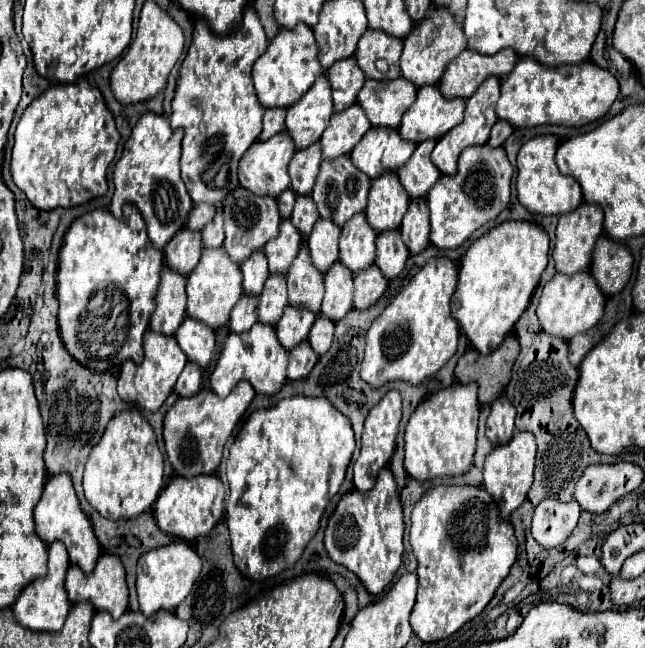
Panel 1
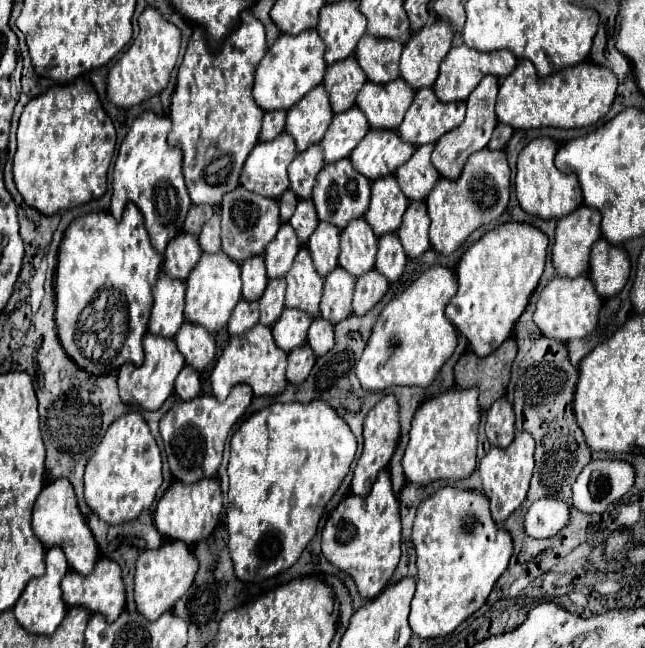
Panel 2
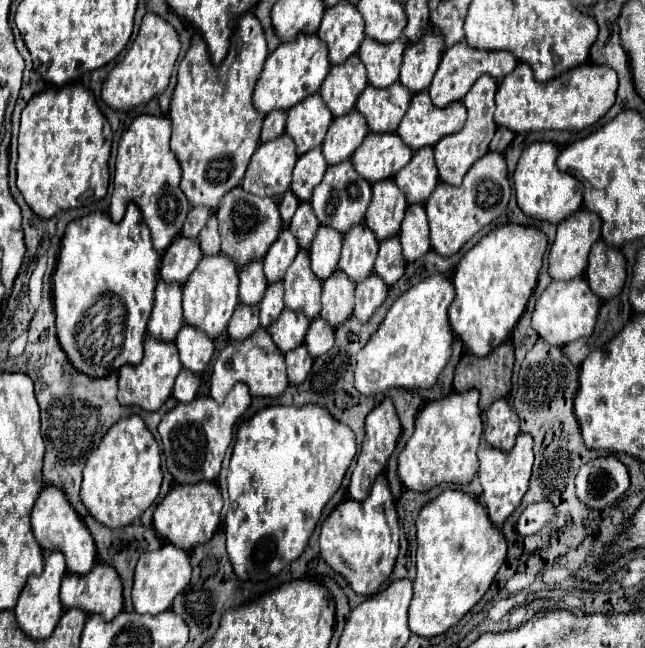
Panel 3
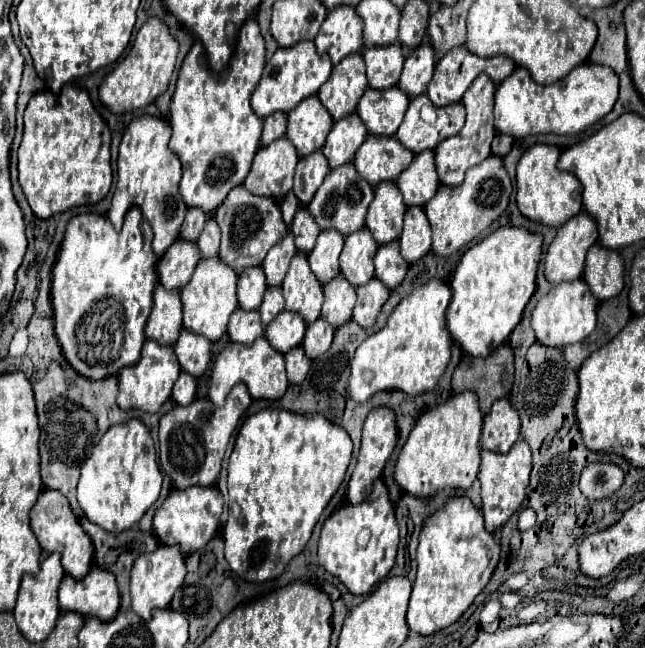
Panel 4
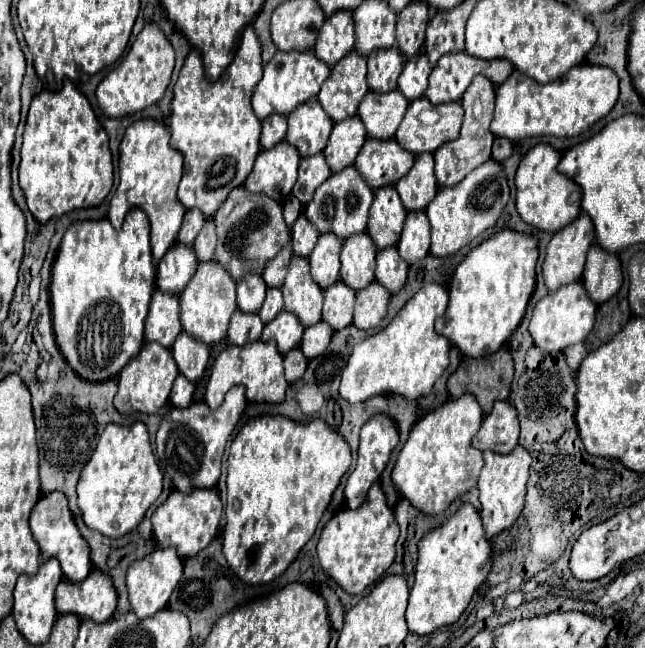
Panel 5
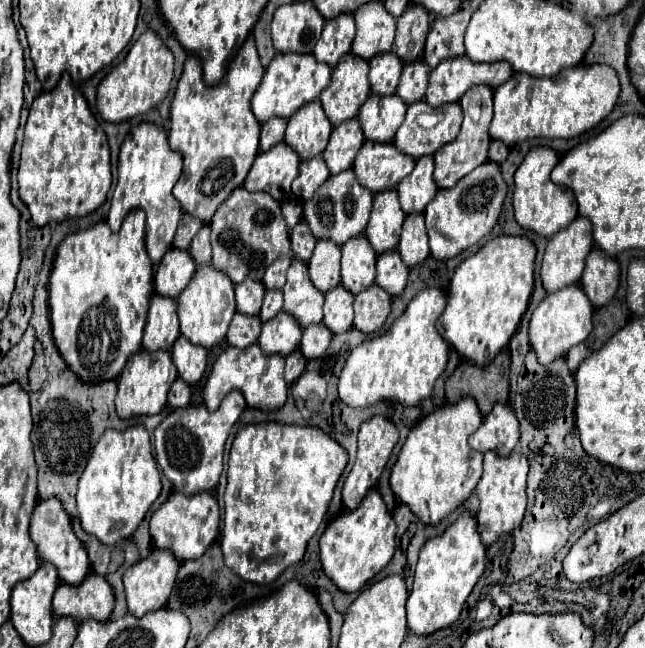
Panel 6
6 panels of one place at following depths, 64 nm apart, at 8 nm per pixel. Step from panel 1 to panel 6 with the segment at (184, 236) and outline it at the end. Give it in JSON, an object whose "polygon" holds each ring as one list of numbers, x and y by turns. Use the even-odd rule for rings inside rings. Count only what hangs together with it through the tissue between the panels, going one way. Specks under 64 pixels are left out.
{"polygon":[[170,248,156,268,154,288,160,296,178,298,178,294,188,286,194,272,196,264,192,264,192,256,188,256,188,250]]}

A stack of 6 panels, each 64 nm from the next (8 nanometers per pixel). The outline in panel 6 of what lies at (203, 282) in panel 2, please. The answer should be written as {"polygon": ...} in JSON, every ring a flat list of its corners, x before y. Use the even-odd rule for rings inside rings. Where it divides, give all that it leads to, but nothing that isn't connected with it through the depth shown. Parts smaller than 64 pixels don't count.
{"polygon":[[210,264,198,268,188,288,178,296,178,318,182,336,186,336,192,344,200,344,204,348,212,348,226,336,234,314,236,314,234,284,232,280,228,280,228,276,224,276,224,272,212,268]]}

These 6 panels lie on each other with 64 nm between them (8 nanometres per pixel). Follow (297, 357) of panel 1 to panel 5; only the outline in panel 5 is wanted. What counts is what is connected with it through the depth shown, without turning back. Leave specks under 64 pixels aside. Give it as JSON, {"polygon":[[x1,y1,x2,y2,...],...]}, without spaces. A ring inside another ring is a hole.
{"polygon":[[294,348,292,352,288,352,284,356,284,368,286,368,286,380,292,384,292,382,298,382,302,380,306,368,308,368,308,360,306,356,300,352,300,348]]}

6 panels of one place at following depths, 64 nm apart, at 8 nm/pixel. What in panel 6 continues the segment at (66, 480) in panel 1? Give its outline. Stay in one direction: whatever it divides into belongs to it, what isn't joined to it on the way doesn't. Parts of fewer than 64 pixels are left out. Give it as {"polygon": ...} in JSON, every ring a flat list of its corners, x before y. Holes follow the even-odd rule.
{"polygon":[[52,496,46,500,40,500,32,512,32,520,30,520,30,536,38,548,38,556,44,562,52,562,58,568,60,580,66,584,80,584,88,572,90,572,90,564,88,564,88,552,84,548,84,544,76,538,72,524,70,524,70,516,64,512,64,506,60,504,60,498]]}

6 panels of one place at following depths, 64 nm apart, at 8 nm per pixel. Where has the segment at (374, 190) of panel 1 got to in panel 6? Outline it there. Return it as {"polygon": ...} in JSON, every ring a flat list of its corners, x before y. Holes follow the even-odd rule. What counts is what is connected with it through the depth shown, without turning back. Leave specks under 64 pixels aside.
{"polygon":[[382,190,374,196,374,208,364,234,378,254,398,246,404,218,396,190]]}

